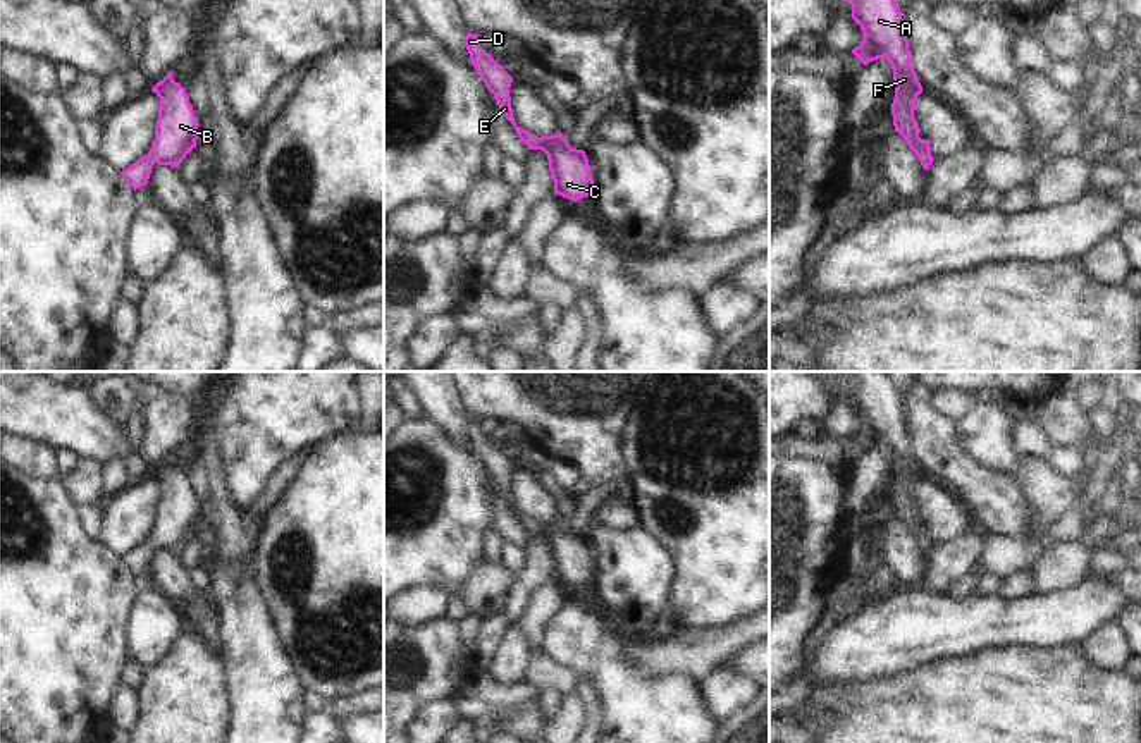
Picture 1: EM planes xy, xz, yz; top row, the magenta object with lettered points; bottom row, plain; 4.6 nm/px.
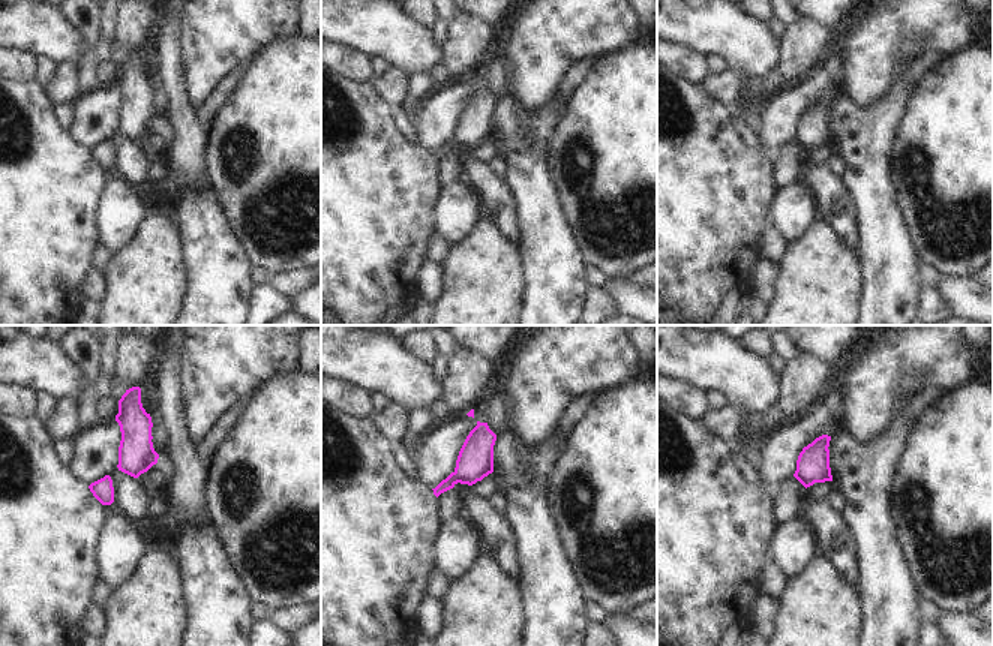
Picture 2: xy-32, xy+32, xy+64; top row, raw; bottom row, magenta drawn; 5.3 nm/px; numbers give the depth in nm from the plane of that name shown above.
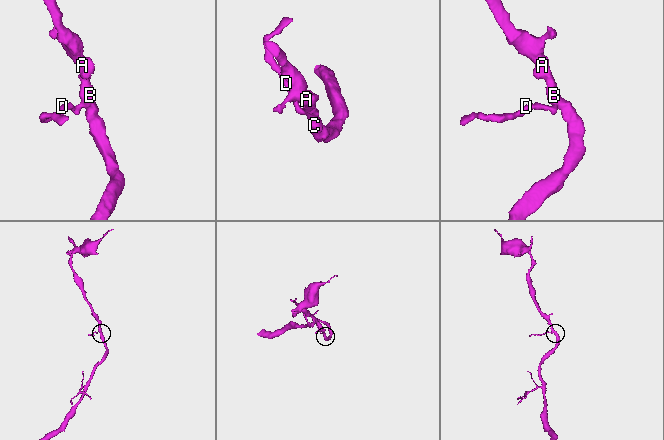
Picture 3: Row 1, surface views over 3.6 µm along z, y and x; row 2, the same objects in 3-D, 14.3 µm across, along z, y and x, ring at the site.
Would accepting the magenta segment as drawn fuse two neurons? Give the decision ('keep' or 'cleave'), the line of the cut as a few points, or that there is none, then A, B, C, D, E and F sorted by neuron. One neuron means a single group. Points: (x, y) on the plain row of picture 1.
keep; no cut; A B C D E F

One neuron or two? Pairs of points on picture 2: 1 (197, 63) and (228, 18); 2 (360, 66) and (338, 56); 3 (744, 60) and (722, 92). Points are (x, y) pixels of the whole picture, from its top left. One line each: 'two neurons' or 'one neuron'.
1: one neuron
2: one neuron
3: two neurons

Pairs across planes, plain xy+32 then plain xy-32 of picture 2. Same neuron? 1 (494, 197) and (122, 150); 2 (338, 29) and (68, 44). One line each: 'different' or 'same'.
1: same
2: same

